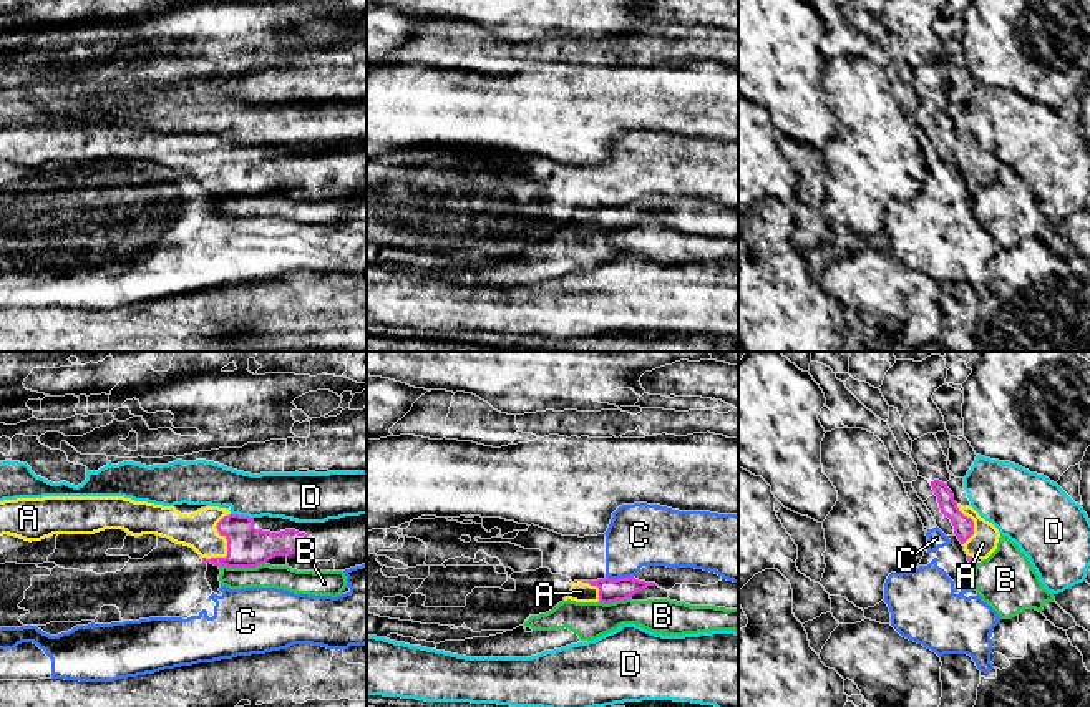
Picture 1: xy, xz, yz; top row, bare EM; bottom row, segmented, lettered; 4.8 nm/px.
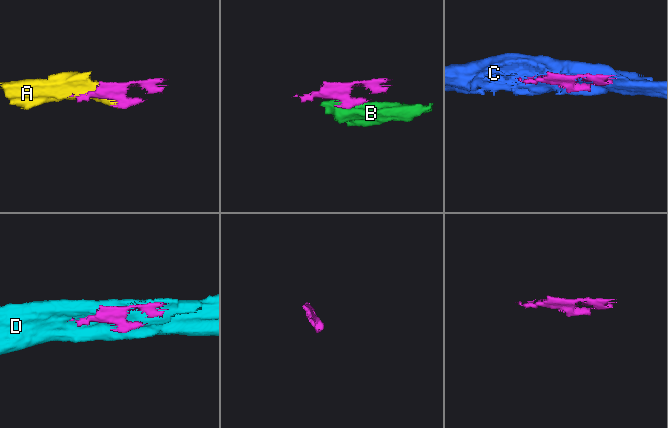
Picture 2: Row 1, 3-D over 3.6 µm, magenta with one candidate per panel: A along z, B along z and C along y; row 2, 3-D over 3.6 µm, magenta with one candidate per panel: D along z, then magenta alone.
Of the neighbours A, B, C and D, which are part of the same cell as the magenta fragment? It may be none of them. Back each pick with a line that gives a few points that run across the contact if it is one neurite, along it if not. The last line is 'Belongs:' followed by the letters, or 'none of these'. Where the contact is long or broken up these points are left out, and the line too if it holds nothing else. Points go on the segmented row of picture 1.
Belongs: A

